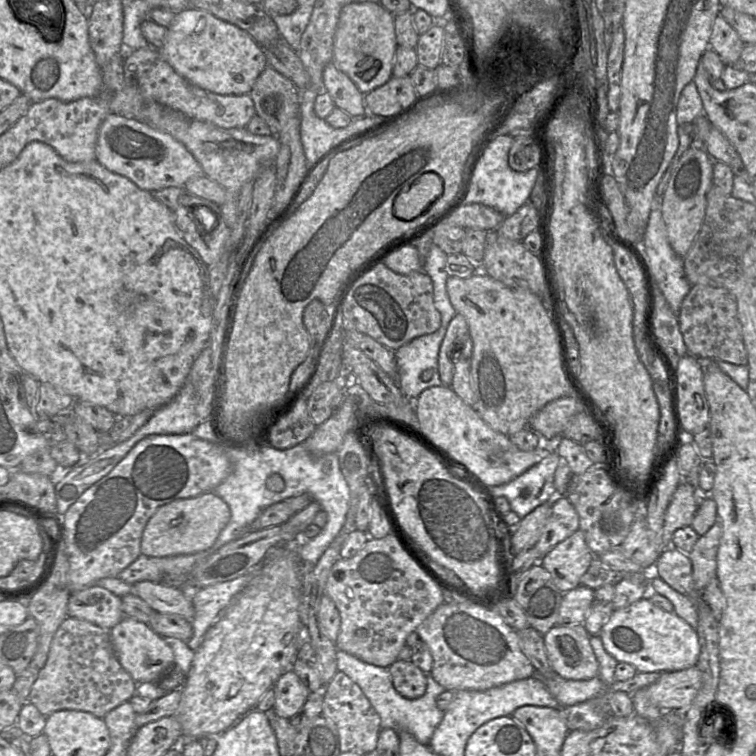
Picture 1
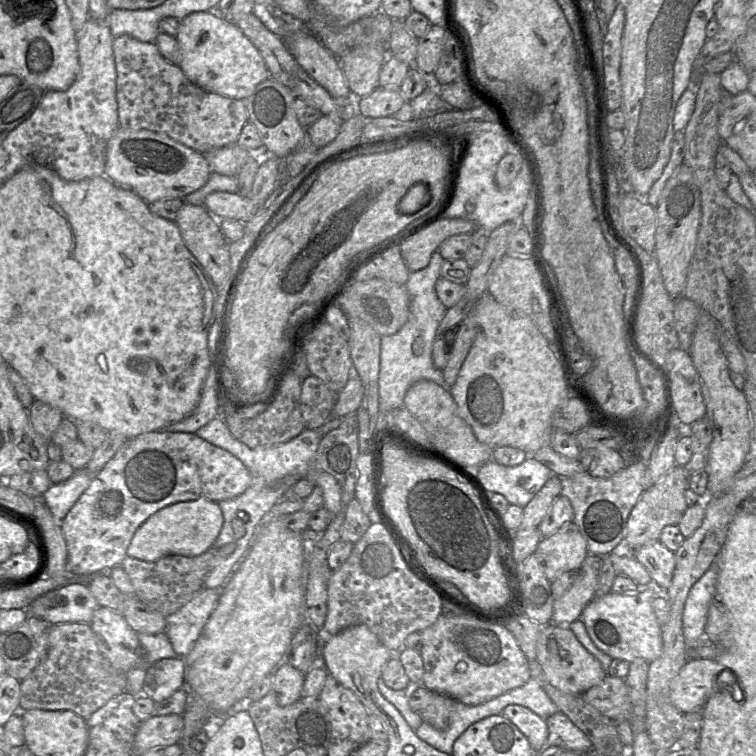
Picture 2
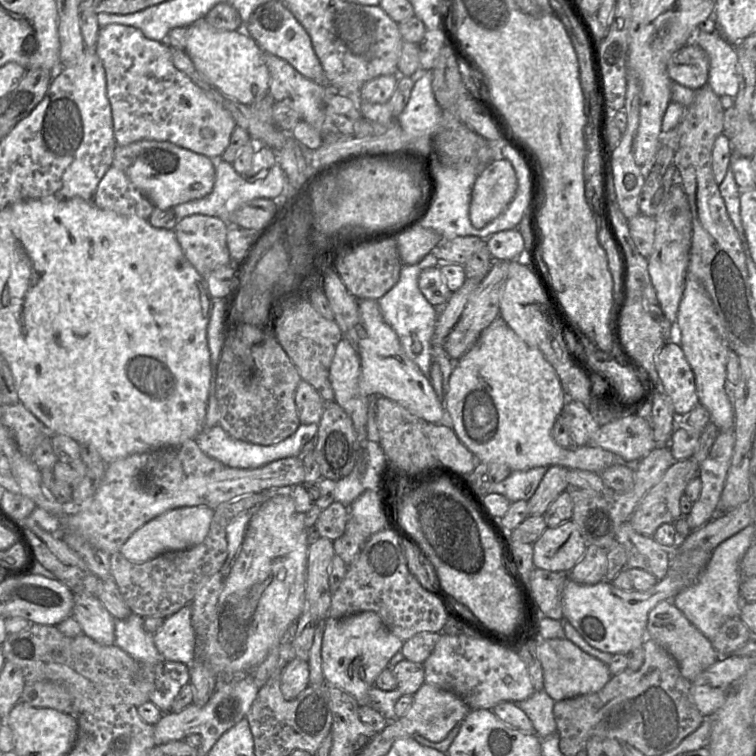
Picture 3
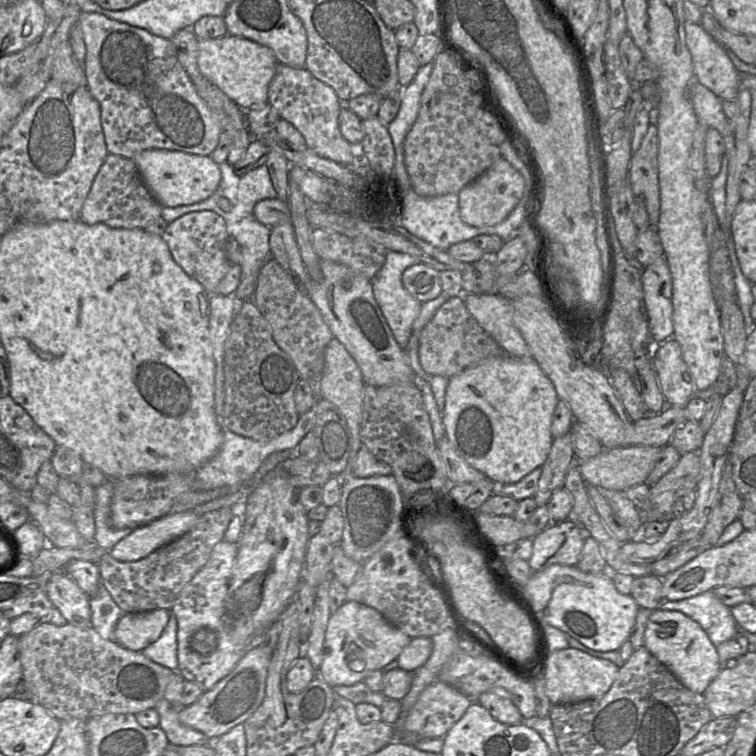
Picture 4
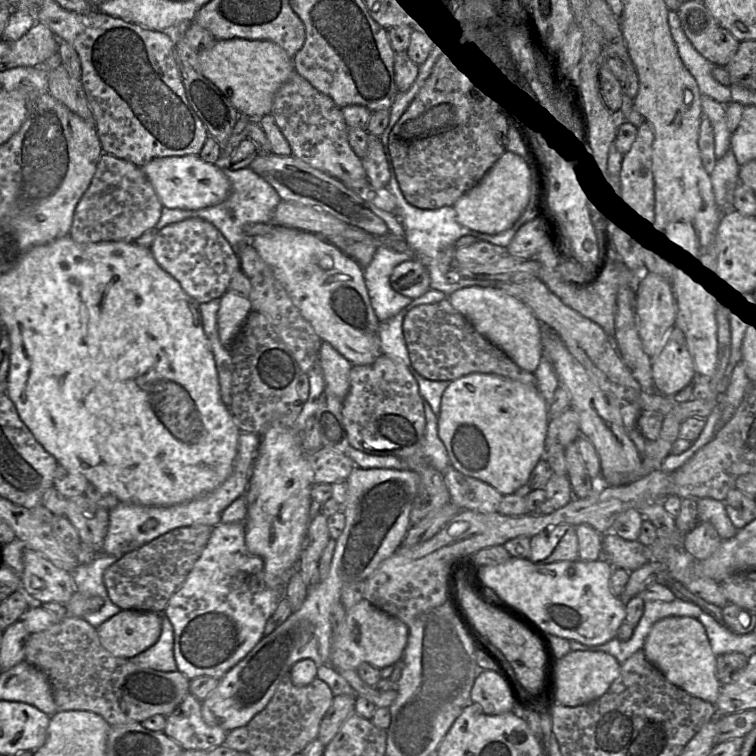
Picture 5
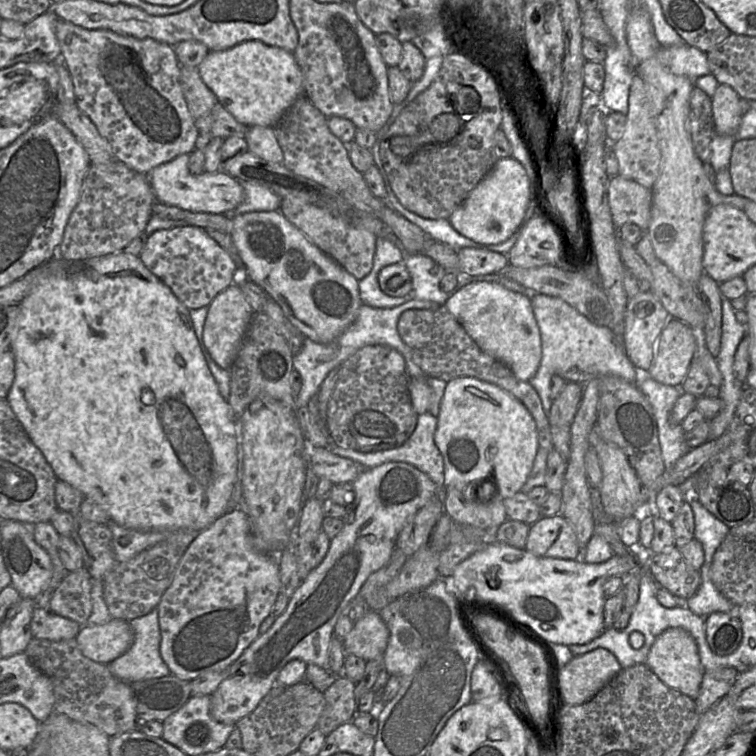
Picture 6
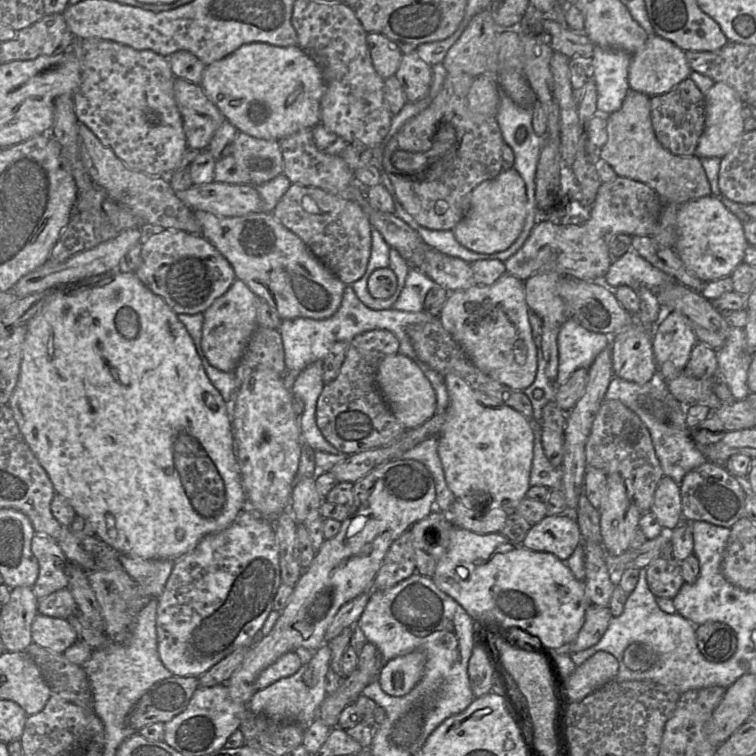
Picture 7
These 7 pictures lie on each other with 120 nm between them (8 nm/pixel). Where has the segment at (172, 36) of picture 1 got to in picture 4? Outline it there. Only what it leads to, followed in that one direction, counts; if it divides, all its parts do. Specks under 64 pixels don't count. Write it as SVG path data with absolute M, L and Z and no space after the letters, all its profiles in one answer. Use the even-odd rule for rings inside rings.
M224 35L216 39L198 40L197 64L211 83L246 111L268 103L268 88L279 63L268 47L246 38Z

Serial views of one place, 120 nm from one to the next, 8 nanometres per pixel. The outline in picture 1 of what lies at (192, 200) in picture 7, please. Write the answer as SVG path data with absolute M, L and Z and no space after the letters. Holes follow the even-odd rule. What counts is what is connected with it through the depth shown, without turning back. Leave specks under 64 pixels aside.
M110 113L99 128L96 160L109 171L124 176L149 192L167 187L184 187L186 182L203 175L203 169L184 144L136 119Z

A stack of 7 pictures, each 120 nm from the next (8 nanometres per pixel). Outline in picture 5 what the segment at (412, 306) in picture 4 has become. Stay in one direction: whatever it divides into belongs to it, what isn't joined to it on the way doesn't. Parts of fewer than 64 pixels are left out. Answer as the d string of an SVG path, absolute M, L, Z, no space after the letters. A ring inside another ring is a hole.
M379 246L375 249L370 264L363 269L370 304L380 322L394 317L414 300L395 292L389 282L393 269L411 259L413 259L413 254L399 253Z

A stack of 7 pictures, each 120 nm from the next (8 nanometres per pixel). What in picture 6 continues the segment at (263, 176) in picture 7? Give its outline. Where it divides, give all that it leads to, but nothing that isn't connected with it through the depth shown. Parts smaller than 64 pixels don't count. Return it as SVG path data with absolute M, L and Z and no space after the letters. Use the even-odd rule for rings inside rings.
M247 127L244 140L247 151L270 163L283 162L283 152L277 142L273 127Z

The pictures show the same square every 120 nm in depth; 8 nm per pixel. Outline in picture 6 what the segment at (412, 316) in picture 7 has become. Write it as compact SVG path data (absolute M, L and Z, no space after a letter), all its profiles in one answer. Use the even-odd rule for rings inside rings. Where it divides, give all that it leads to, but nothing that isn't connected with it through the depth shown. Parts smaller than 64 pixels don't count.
M411 299L399 306L393 308L373 308L367 306L365 304L361 304L358 311L356 319L332 342L328 344L316 343L309 338L305 338L304 343L300 351L293 355L293 367L300 374L302 379L302 387L299 394L296 397L296 406L295 407L307 407L308 402L318 393L319 388L324 381L327 374L335 367L339 367L340 365L351 355L357 352L360 348L369 345L387 345L397 352L401 354L404 359L405 365L406 361L411 361L411 363L415 366L415 362L413 361L413 356L410 348L404 344L401 340L398 331L397 331L397 322L400 315L406 310L417 309L417 310L429 310L436 309L440 305L430 301L422 301Z

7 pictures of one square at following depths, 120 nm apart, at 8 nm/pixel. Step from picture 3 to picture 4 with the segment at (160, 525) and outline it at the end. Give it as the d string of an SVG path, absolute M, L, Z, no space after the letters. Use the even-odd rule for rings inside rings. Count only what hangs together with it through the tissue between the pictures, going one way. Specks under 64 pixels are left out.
M192 510L152 521L134 529L109 552L118 561L138 561L188 532L199 516Z

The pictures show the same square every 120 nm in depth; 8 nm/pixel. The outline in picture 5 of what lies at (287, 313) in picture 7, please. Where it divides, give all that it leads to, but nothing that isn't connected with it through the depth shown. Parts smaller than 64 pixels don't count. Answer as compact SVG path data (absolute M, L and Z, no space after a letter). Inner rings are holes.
M276 226L267 234L250 238L251 246L272 269L303 318L313 327L322 342L328 342L352 366L370 365L382 355L378 336L380 321L375 315L363 278L363 268L338 248L314 234L293 228Z

